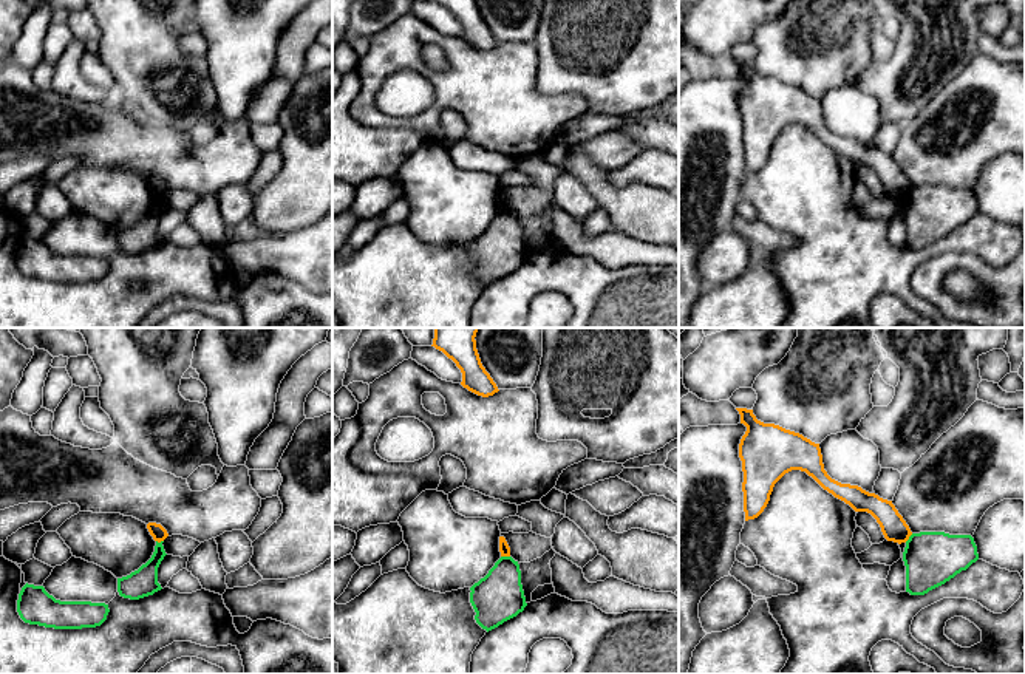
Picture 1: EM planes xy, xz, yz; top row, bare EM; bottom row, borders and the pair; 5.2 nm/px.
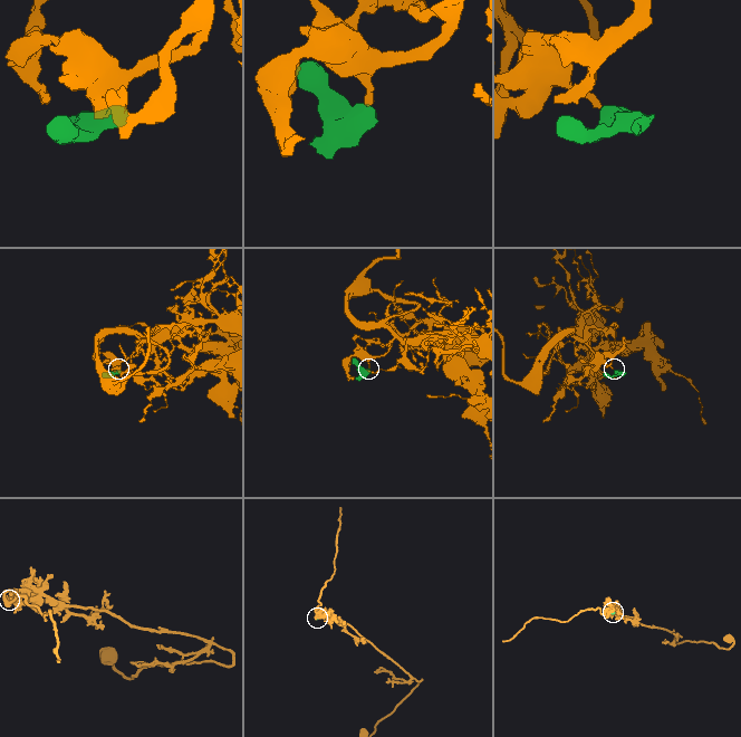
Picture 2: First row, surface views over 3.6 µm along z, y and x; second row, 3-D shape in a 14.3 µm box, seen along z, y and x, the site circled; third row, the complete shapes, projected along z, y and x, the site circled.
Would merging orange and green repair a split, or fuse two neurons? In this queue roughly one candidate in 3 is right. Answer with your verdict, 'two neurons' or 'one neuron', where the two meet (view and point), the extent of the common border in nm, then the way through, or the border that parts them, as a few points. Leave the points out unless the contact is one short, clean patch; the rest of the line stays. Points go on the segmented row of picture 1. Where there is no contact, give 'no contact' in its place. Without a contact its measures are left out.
two neurons; contact xz (506, 555); length 50 nm; border xz (501, 555), (509, 557)

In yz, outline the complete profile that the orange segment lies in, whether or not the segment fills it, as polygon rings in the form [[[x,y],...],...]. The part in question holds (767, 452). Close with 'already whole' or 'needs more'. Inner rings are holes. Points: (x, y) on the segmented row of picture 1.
[[[736,410],[741,414],[741,424],[747,427],[739,444],[745,521],[764,512],[775,484],[785,473],[801,470],[855,512],[870,513],[887,541],[901,544],[909,540],[912,532],[892,501],[858,485],[841,484],[827,475],[819,444],[779,425],[758,420],[753,410]]]; already whole

